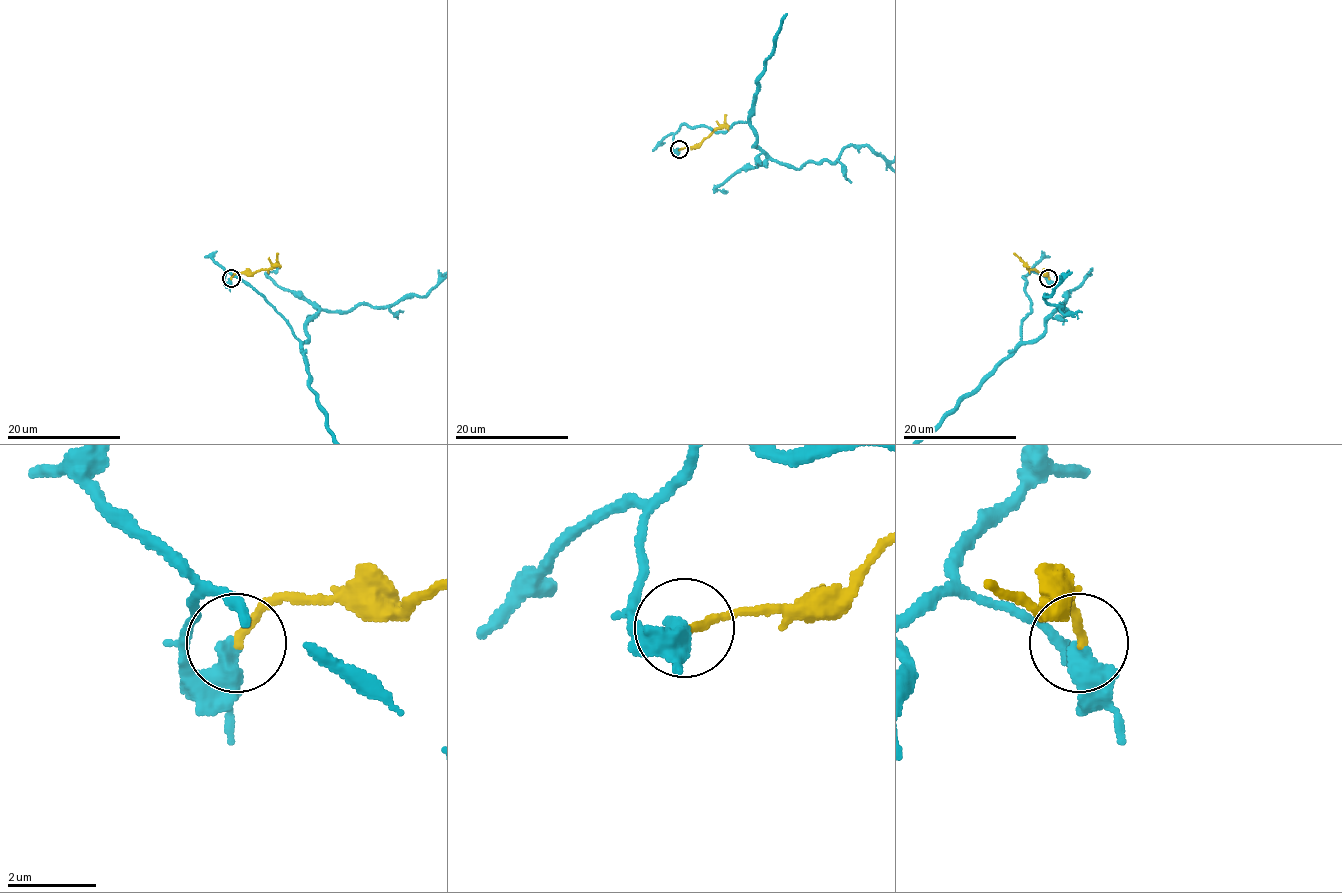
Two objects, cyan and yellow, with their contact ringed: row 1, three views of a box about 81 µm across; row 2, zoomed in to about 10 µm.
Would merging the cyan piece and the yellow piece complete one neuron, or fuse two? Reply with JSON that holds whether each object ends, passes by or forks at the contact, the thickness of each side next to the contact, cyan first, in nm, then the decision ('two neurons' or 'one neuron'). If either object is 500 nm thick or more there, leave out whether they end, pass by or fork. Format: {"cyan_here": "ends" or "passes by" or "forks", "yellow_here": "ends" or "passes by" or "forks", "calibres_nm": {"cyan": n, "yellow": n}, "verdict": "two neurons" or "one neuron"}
{"cyan_here": "ends", "yellow_here": "ends", "calibres_nm": {"cyan": 480, "yellow": 190}, "verdict": "one neuron"}

